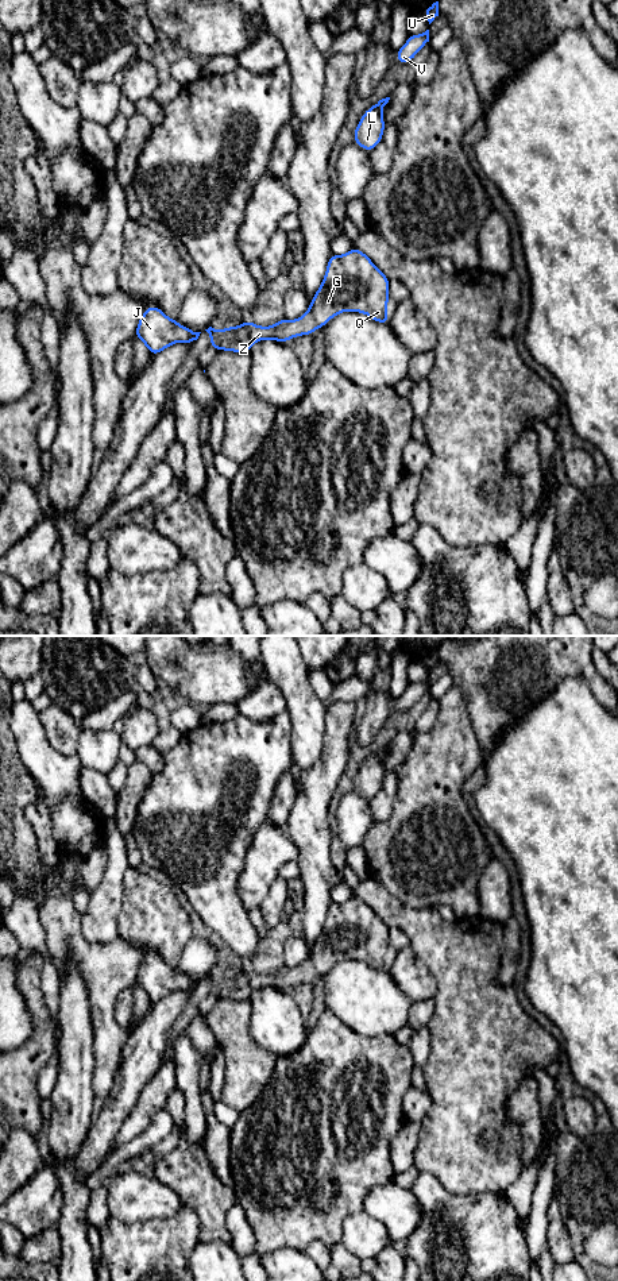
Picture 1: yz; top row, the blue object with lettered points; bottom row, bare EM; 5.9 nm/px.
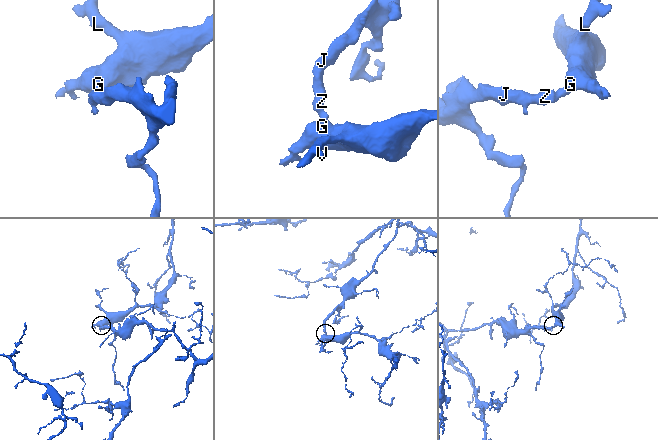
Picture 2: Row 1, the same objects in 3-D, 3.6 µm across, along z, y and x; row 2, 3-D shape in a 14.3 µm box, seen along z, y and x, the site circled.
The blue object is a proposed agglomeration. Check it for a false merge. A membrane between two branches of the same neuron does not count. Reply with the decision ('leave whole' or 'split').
leave whole

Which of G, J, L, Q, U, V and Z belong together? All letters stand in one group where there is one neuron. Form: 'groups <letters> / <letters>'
groups G J L Q U V Z

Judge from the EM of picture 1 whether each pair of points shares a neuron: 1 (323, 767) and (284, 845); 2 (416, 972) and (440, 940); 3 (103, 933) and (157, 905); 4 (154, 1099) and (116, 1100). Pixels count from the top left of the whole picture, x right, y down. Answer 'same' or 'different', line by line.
1: different
2: different
3: different
4: different

